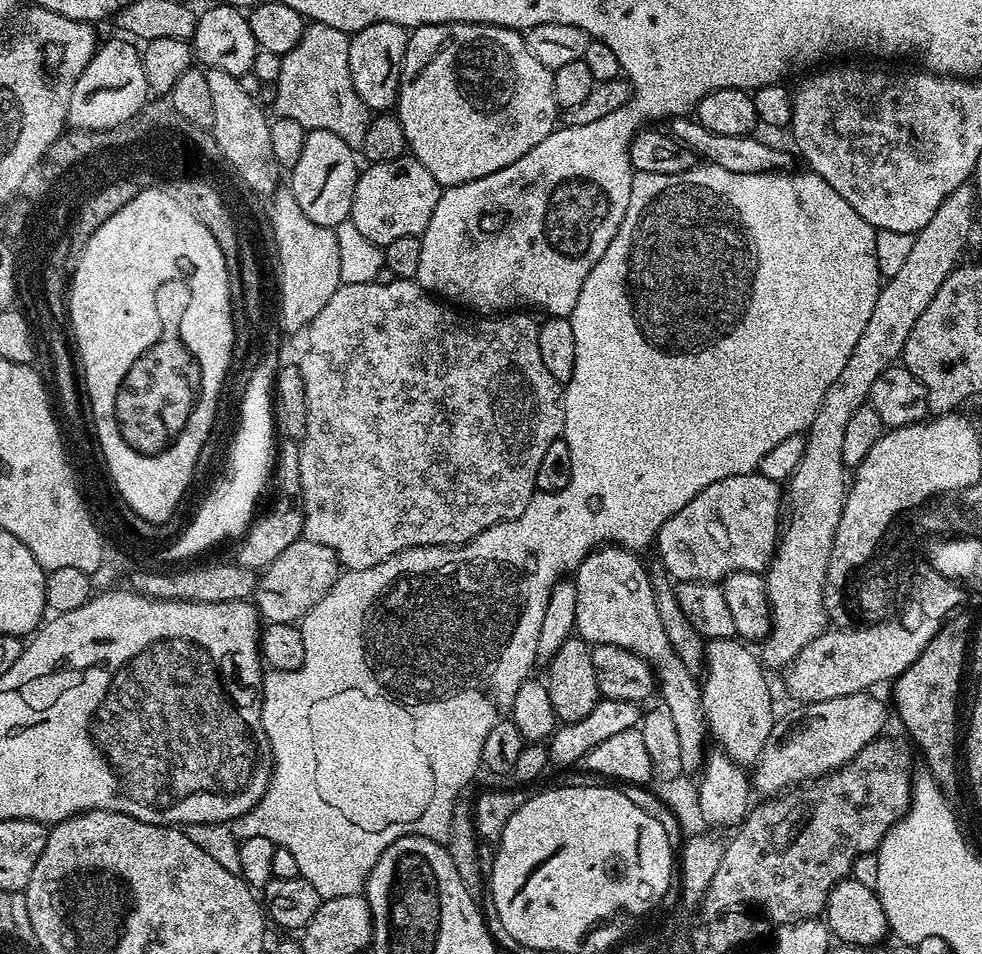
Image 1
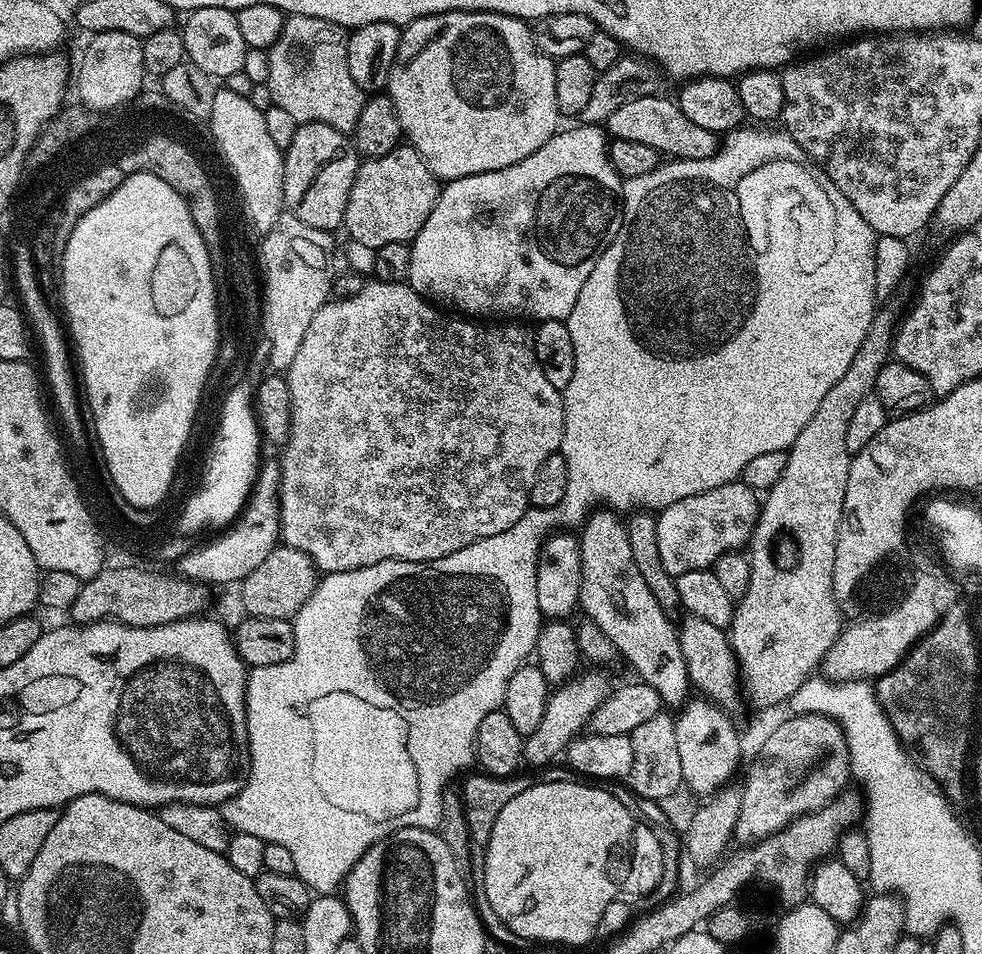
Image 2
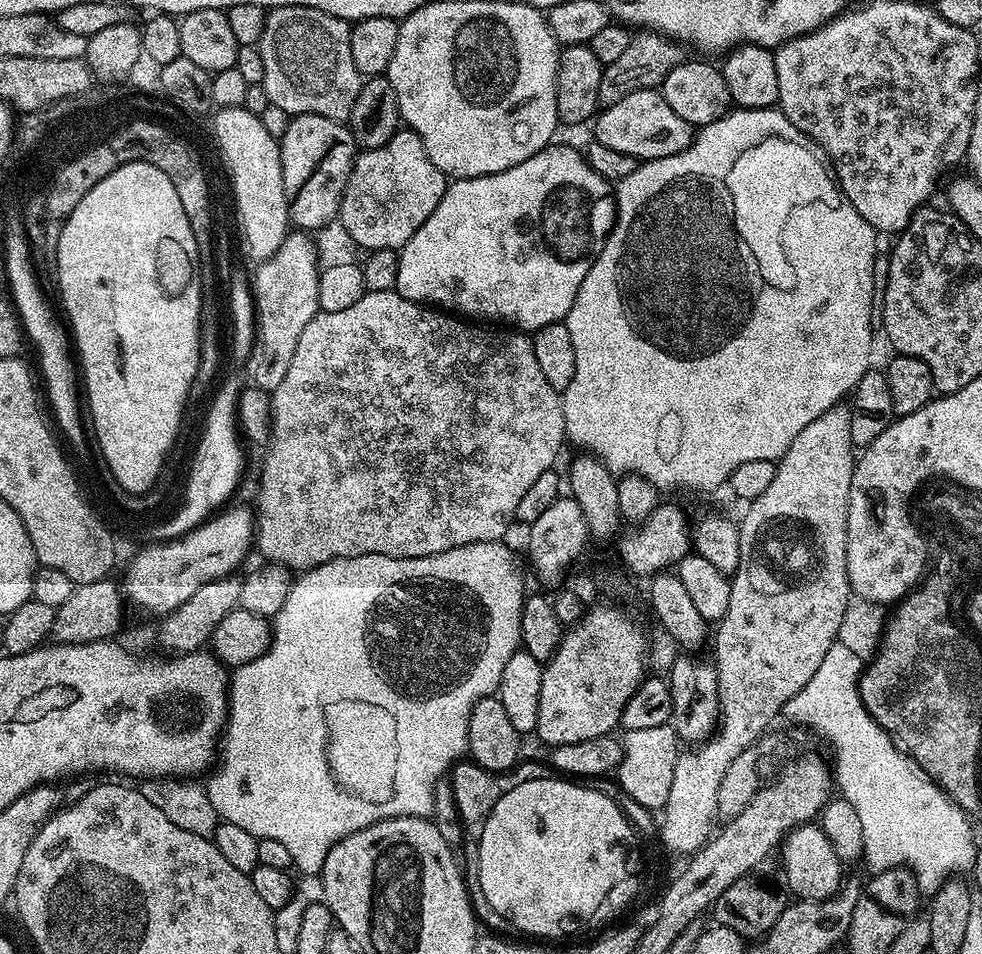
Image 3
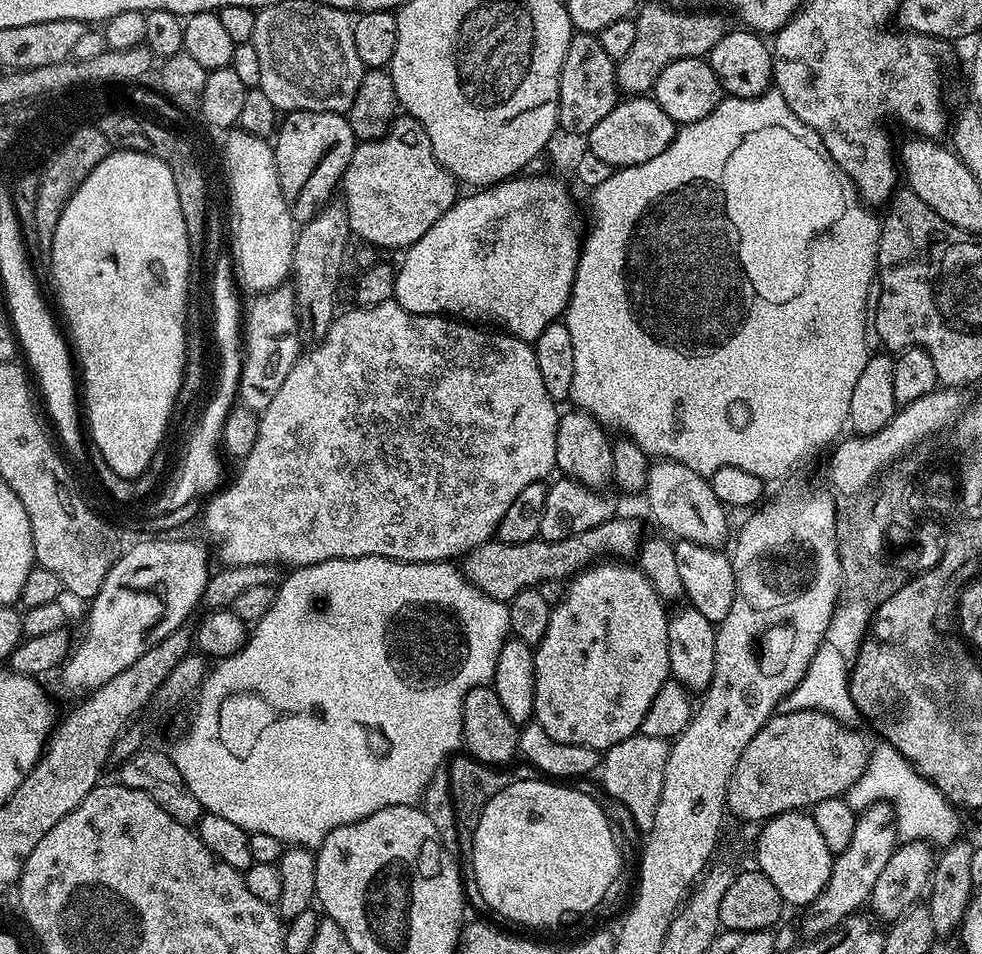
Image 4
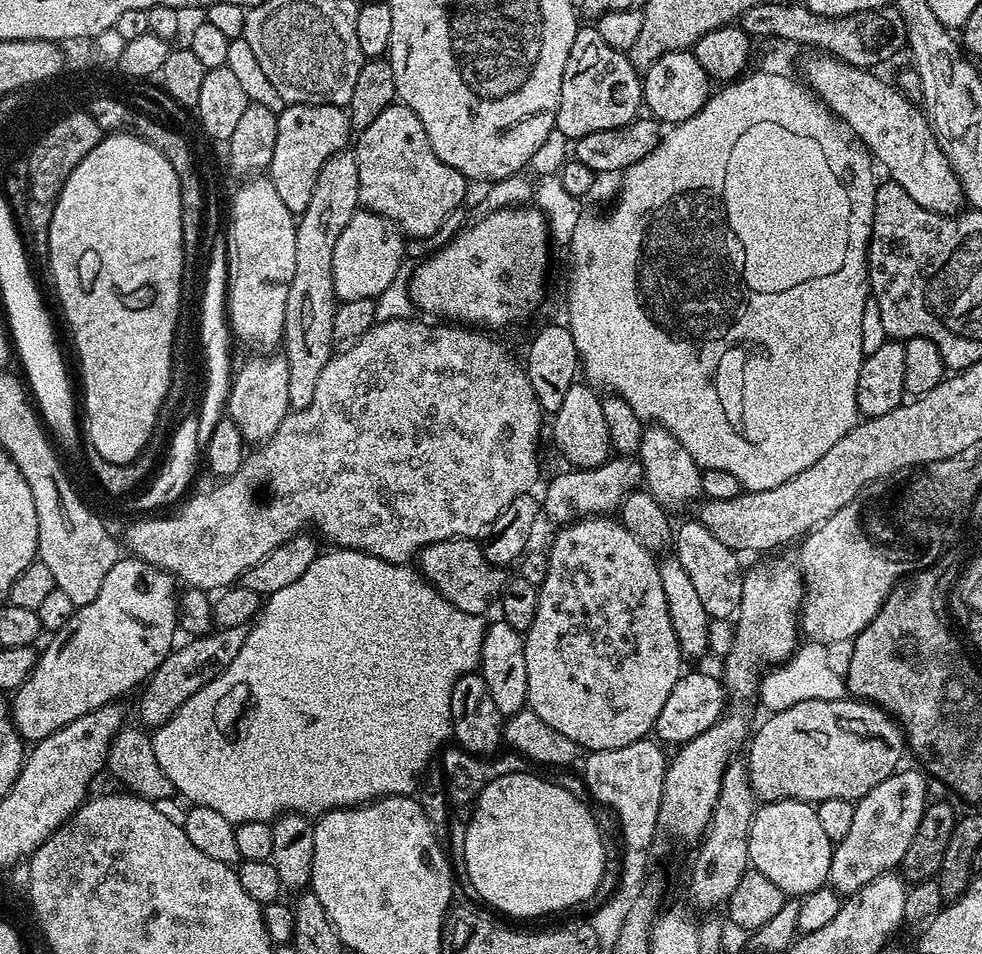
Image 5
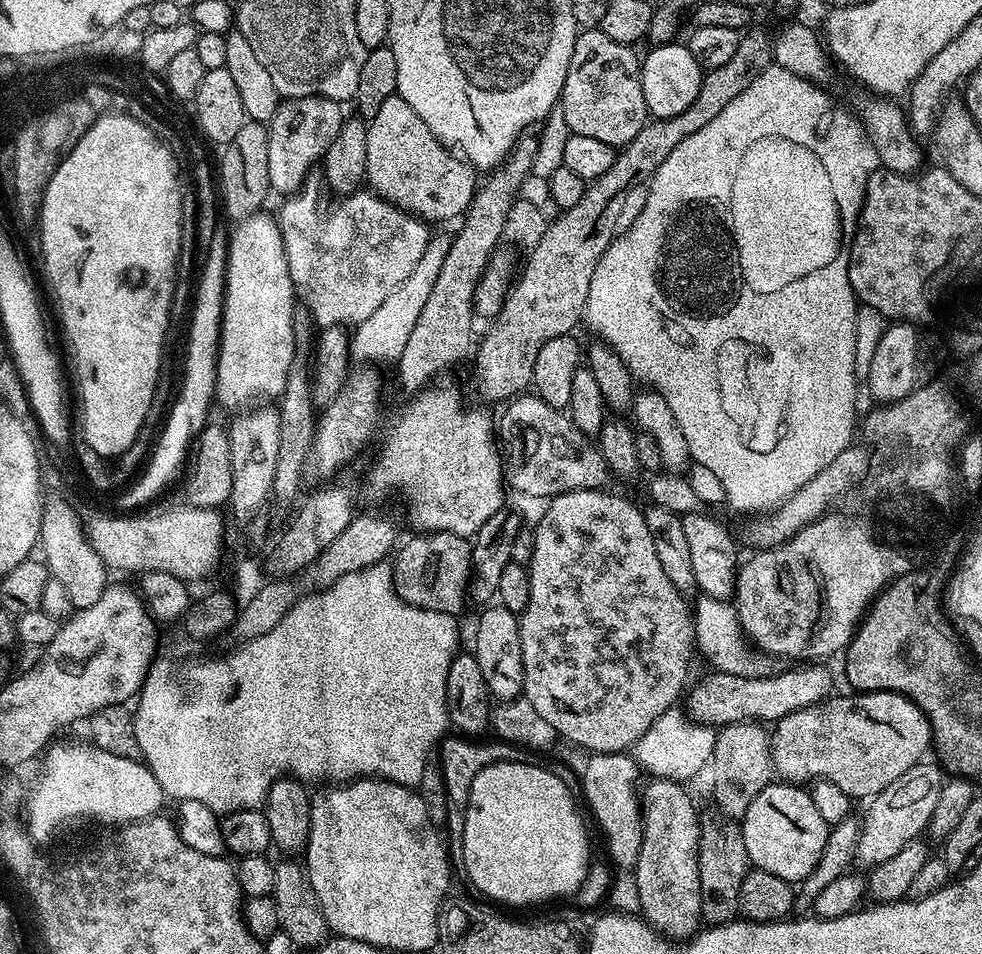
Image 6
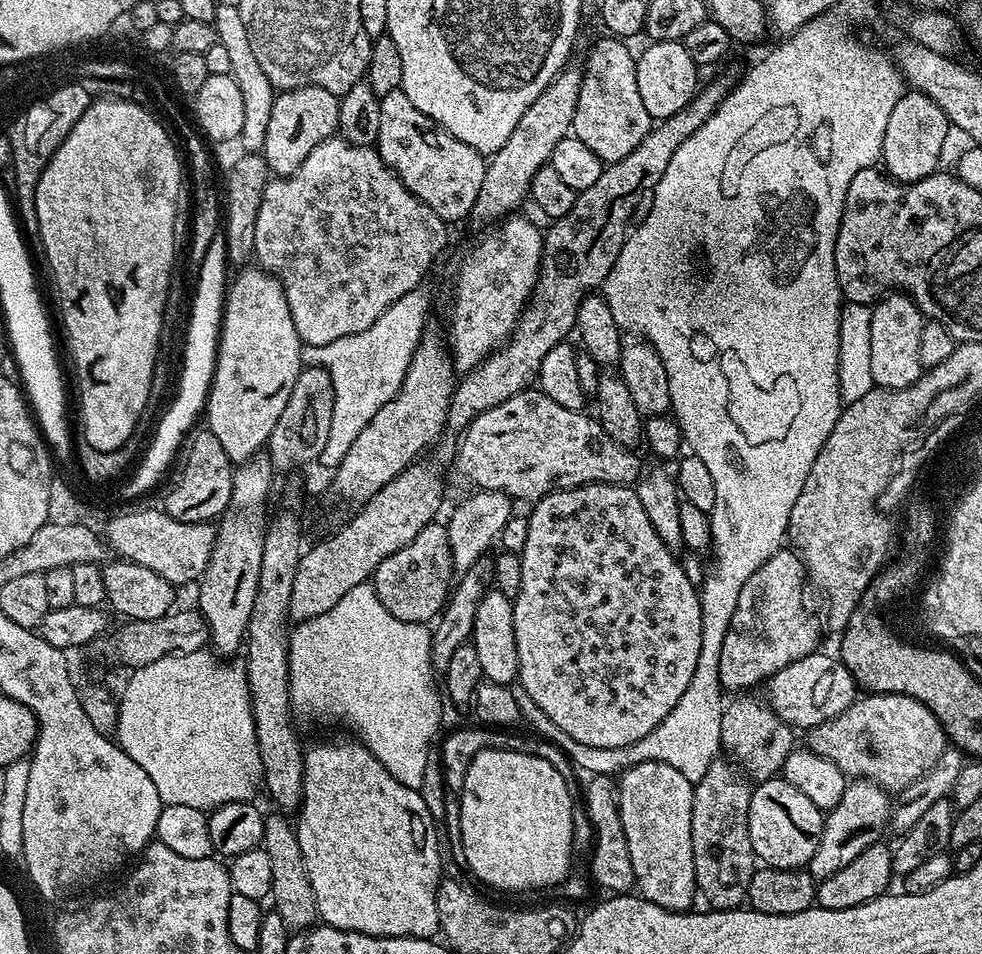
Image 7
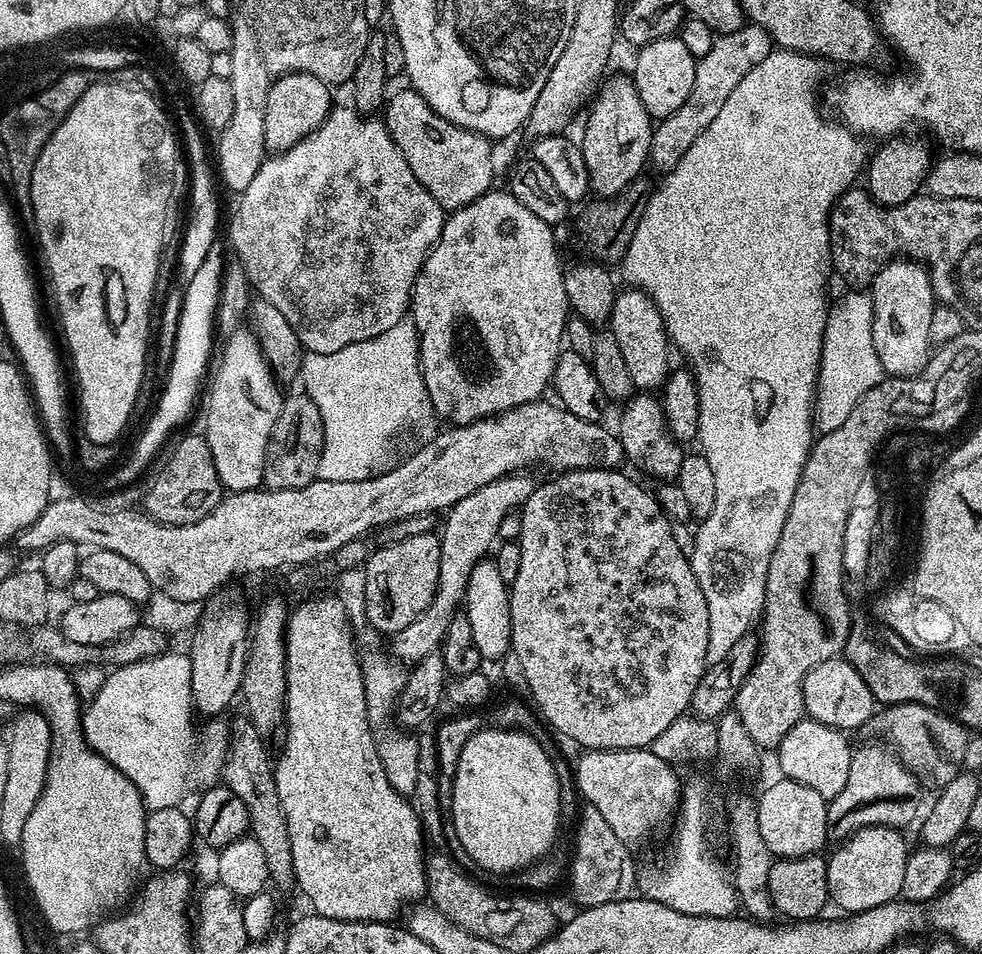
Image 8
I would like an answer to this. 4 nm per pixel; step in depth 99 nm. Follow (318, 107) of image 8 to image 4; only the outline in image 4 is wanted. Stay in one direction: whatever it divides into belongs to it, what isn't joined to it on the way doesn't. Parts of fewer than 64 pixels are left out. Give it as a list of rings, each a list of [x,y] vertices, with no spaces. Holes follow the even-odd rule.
[[[289,112],[279,121],[274,132],[274,149],[278,166],[278,182],[282,186],[282,194],[292,209],[292,219],[303,226],[319,208],[333,197],[332,190],[343,181],[344,171],[350,162],[357,146],[354,130],[350,130],[347,115],[339,112]]]

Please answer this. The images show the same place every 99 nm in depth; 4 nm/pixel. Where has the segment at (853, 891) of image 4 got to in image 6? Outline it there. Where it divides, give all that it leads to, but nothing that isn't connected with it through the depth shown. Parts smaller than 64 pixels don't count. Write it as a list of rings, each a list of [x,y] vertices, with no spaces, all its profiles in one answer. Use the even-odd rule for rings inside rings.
[[[928,763],[915,764],[902,774],[902,778],[898,778],[898,782],[886,786],[886,790],[867,801],[868,809],[862,815],[855,858],[855,863],[861,864],[864,870],[871,870],[877,864],[886,862],[886,858],[898,854],[906,842],[917,839],[932,821],[934,805],[938,802],[938,794],[942,794],[946,776],[939,763]]]

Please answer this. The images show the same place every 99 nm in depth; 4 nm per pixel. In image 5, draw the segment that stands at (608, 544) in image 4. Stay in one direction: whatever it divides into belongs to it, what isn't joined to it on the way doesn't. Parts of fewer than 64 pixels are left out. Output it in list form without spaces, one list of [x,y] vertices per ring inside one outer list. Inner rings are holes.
[[[475,539],[443,540],[426,546],[418,553],[418,571],[433,588],[446,597],[458,610],[484,616],[487,608],[499,601],[510,576],[503,567],[494,566],[484,557],[484,549]]]

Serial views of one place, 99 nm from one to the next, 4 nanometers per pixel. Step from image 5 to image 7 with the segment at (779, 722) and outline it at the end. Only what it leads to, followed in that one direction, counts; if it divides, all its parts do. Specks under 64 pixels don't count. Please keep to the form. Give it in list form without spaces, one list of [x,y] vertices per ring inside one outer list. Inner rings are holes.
[[[893,692],[861,695],[853,700],[849,708],[842,710],[842,714],[822,722],[818,727],[811,729],[807,736],[807,747],[822,758],[834,762],[845,776],[873,780],[875,784],[879,784],[892,794],[899,788],[900,791],[908,789],[918,778],[922,778],[922,774],[930,770],[938,762],[938,758],[942,758],[946,747],[944,728],[934,713],[922,702]]]

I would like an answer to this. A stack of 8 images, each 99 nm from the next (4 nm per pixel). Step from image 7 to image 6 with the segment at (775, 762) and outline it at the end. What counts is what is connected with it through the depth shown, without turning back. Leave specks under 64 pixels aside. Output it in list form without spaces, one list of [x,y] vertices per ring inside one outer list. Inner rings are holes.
[[[745,722],[743,724],[725,724],[717,731],[716,741],[714,742],[714,750],[712,751],[712,758],[710,761],[710,773],[712,772],[712,796],[716,799],[716,804],[721,808],[719,811],[728,818],[742,818],[746,814],[746,810],[750,806],[750,802],[754,802],[754,798],[758,798],[758,794],[767,786],[767,784],[773,783],[774,773],[772,771],[772,742],[767,731],[763,732],[761,725],[756,722]]]

